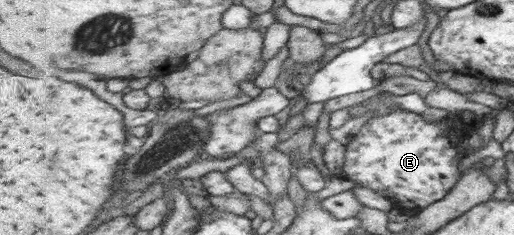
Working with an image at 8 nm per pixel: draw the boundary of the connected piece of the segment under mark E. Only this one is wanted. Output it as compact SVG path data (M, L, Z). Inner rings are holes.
M394 108L383 116L373 116L345 146L345 163L341 176L355 180L360 186L370 188L390 199L393 207L400 206L408 215L417 214L430 205L444 200L461 178L459 177L461 159L457 158L457 150L466 134L477 130L483 121L483 117L478 116L478 122L465 123L461 117L461 112L453 114L450 111L443 118L443 123L433 123L425 120L421 114L400 108Z

